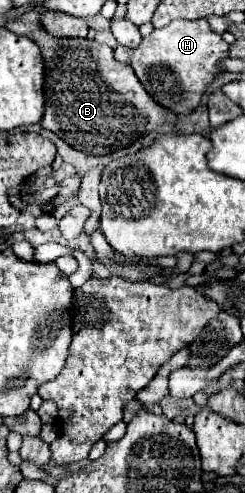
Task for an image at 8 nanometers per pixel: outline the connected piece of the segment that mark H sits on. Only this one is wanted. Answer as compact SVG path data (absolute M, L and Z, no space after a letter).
M205 19L195 21L171 21L161 29L153 29L151 35L143 37L135 49L117 47L115 59L133 67L137 79L145 91L163 107L177 115L189 115L205 93L205 89L217 77L217 63L229 57L229 45L221 35L213 33Z

